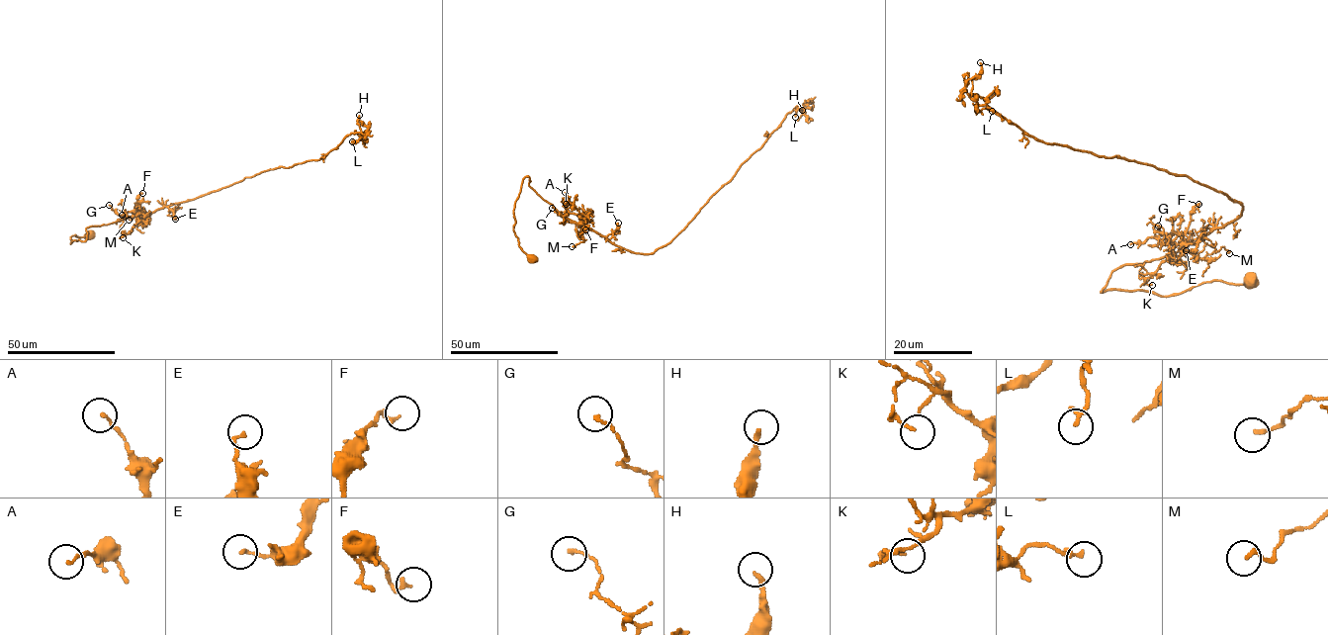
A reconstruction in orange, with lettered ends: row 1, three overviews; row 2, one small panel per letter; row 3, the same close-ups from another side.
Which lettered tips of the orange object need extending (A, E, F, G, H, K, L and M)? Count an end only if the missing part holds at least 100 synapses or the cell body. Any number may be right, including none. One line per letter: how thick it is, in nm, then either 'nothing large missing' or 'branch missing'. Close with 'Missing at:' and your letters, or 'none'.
A: 130 nm thick; nothing large missing
E: 140 nm thick; nothing large missing
F: 180 nm thick; nothing large missing
G: 120 nm thick; nothing large missing
H: 200 nm thick; nothing large missing
K: 120 nm thick; nothing large missing
L: 180 nm thick; nothing large missing
M: 160 nm thick; nothing large missing
Missing at: none

